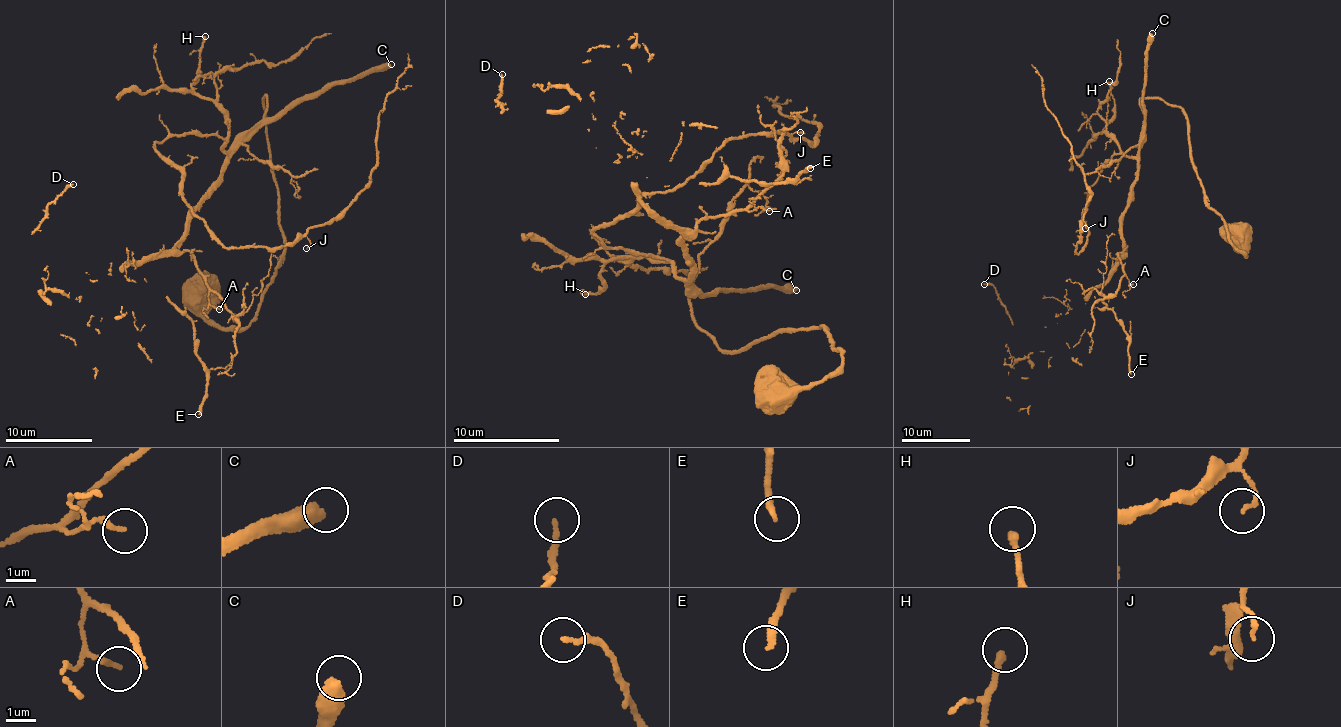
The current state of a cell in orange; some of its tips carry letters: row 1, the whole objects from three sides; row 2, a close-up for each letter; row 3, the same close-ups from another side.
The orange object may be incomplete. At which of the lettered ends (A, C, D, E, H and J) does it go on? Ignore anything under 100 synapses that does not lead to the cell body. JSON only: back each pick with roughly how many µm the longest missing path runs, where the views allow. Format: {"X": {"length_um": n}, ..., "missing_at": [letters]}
{"C": {"length_um": 140}, "missing_at": ["C"]}

